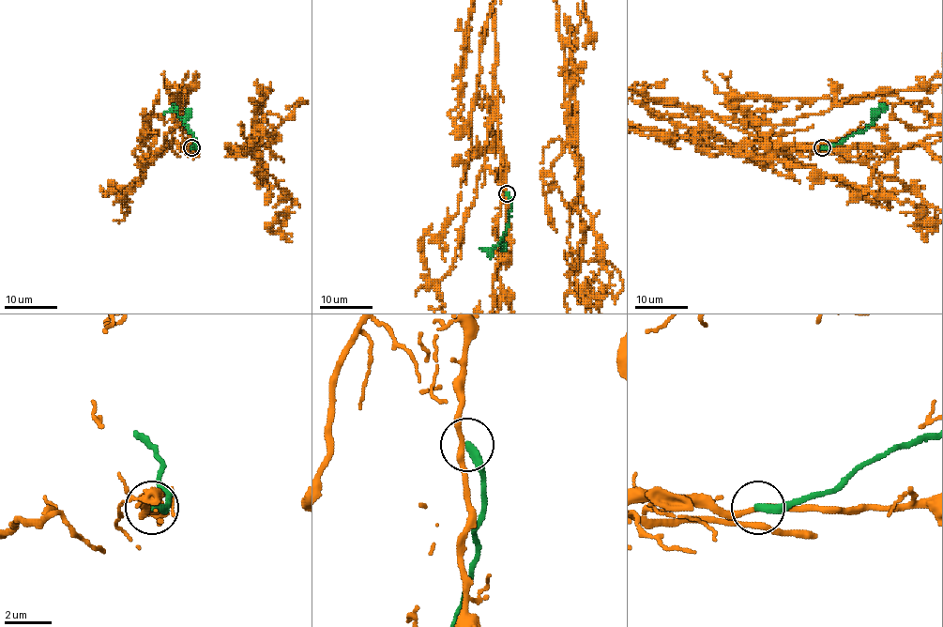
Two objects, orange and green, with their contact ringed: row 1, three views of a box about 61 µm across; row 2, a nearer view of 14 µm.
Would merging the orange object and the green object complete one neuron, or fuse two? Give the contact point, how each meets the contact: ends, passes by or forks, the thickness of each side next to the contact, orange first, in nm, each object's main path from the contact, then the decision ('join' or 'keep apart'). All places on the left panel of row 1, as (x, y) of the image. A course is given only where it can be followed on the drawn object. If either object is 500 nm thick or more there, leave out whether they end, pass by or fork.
place (191, 147); orange passes by; green ends; calibres 240 and 360 nm; course green (191, 146), (195, 145), (194, 137), (175, 111), (163, 114); keep apart

